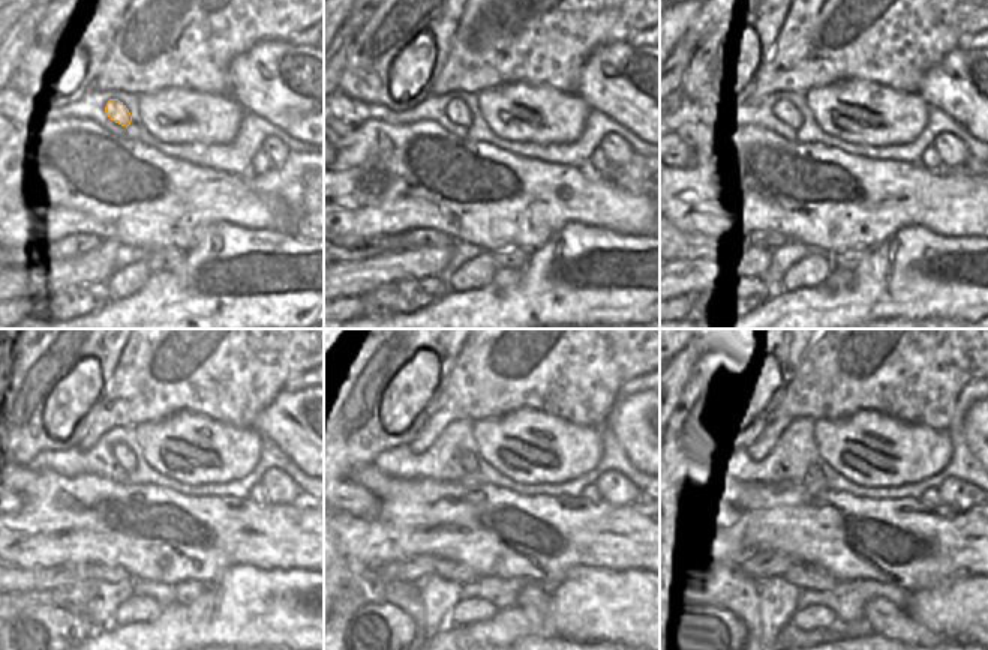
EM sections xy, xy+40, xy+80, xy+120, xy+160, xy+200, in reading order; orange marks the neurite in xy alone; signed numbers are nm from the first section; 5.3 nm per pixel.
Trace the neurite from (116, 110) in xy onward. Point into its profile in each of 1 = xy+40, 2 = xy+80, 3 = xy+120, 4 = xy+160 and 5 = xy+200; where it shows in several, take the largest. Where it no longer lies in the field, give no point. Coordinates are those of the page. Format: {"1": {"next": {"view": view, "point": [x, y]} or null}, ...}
{"1": {"next": {"view": "xy+40", "point": [456, 111]}}, "2": {"next": {"view": "xy+80", "point": [786, 111]}}, "3": {"next": {"view": "xy+120", "point": [123, 455]}}, "4": {"next": {"view": "xy+160", "point": [468, 461]}}, "5": {"next": {"view": "xy+200", "point": [816, 482]}}}

